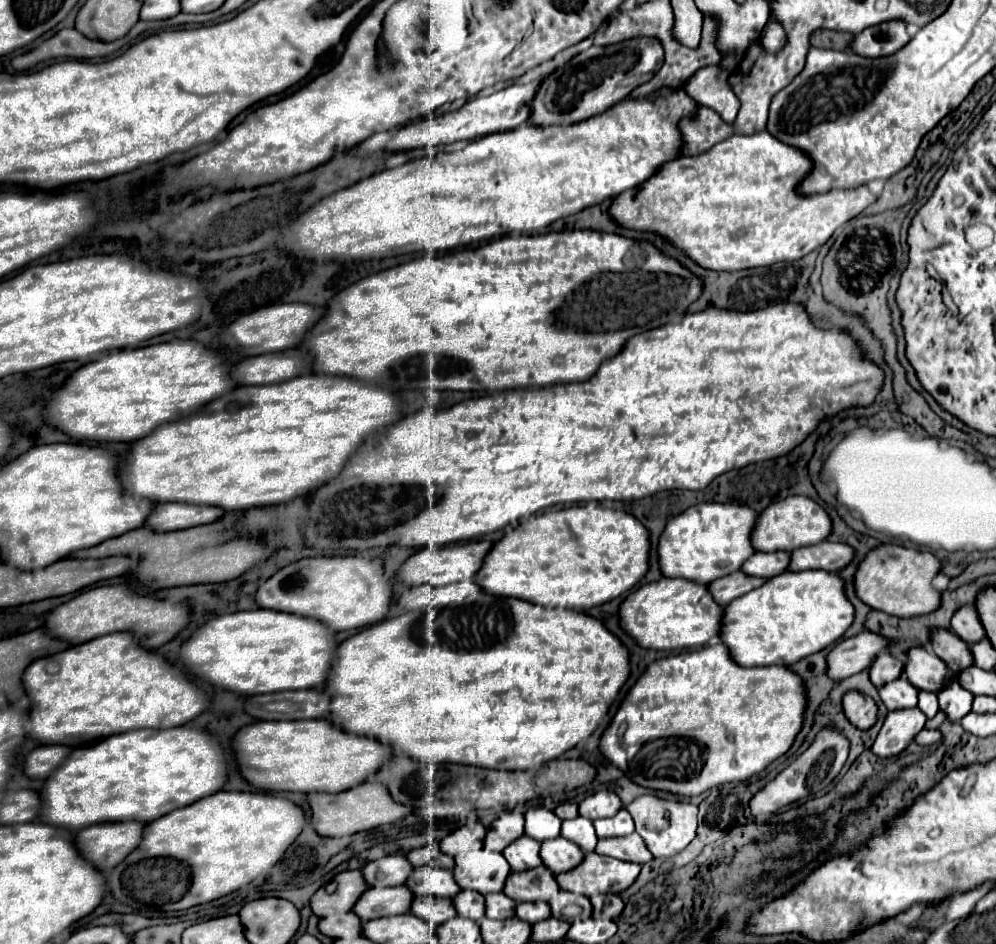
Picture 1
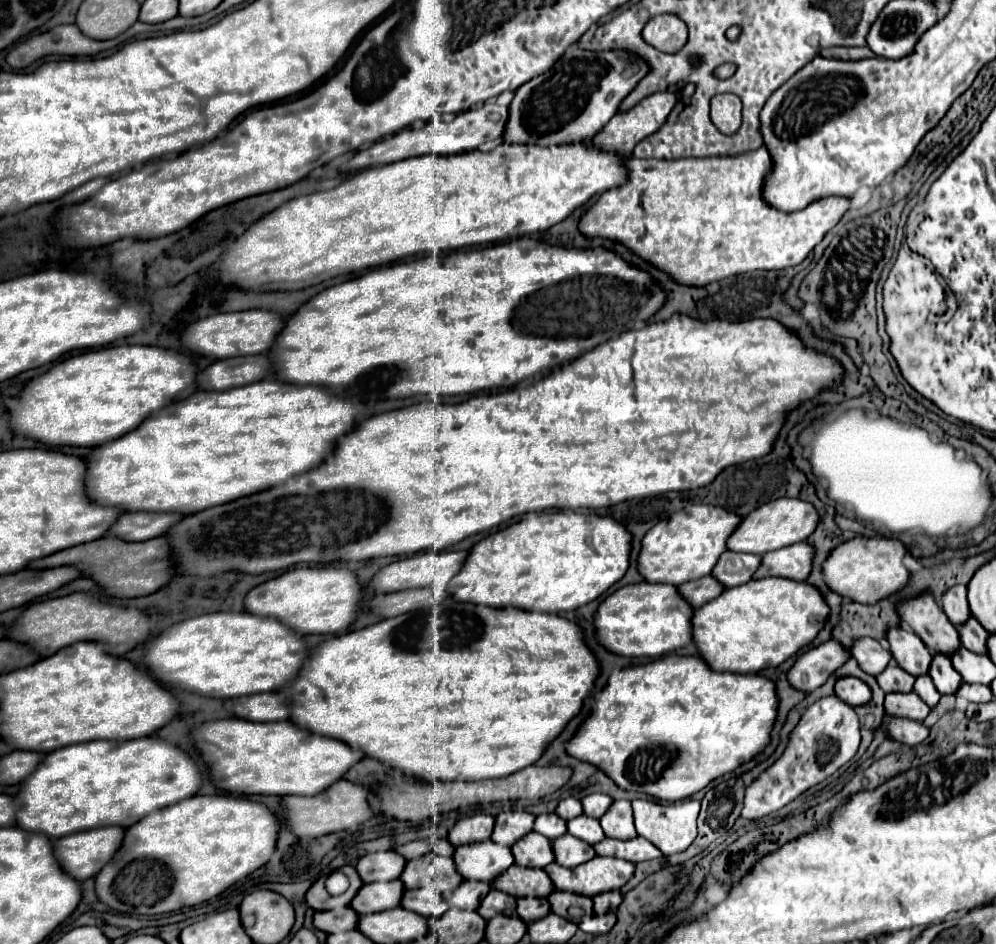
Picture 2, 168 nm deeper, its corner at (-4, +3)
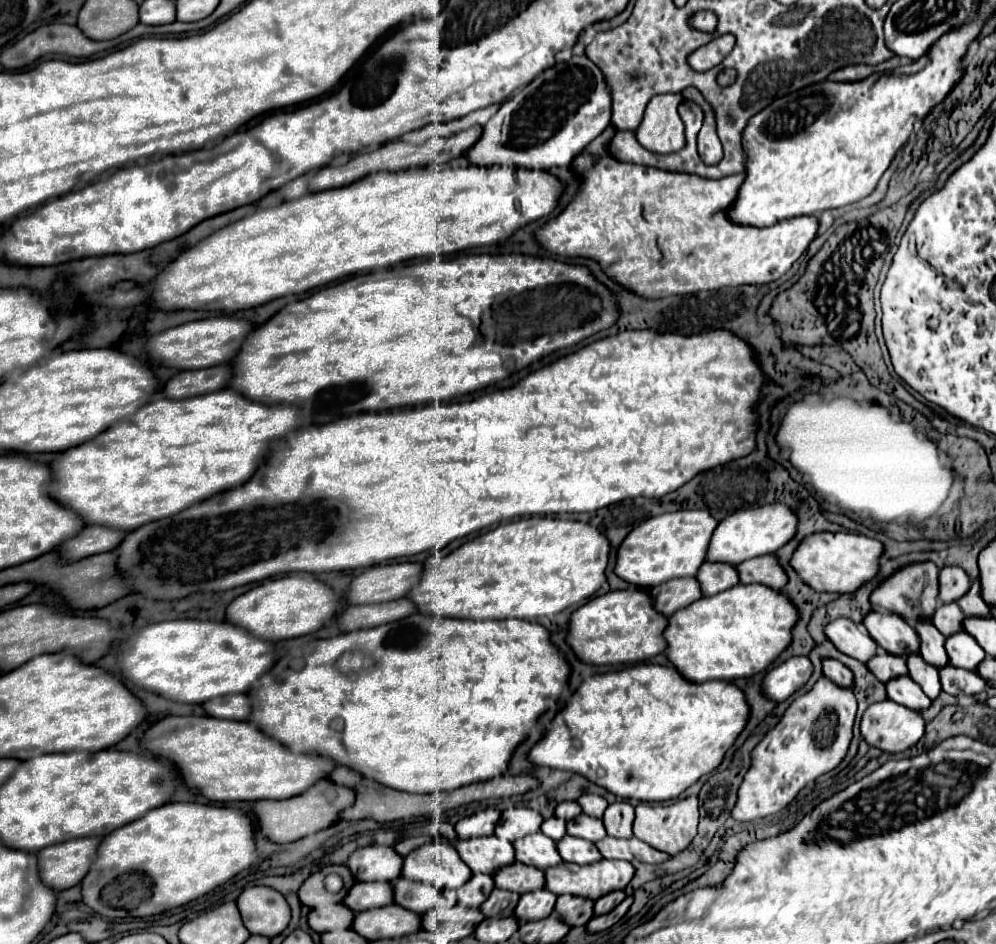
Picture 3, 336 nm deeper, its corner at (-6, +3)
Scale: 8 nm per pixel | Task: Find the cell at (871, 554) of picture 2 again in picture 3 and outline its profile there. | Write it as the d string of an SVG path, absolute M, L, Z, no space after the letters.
M838 531L838 533L812 533L806 535L796 551L792 553L790 565L794 571L816 591L828 591L828 593L852 593L856 591L864 581L876 575L878 571L878 557L882 555L882 543L858 533Z

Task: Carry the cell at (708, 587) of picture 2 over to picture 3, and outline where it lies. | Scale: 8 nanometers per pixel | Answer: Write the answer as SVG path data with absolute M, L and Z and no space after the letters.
M680 577L678 581L666 581L662 585L656 585L654 589L648 589L648 593L654 601L654 607L666 617L674 615L678 609L684 609L702 597L700 585L694 577Z

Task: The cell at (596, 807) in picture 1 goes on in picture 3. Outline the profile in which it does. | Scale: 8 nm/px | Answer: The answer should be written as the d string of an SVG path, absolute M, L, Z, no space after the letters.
M582 795L582 797L578 799L578 803L580 803L582 811L584 811L586 815L590 815L590 817L602 817L604 809L608 807L606 799L600 797L600 795Z

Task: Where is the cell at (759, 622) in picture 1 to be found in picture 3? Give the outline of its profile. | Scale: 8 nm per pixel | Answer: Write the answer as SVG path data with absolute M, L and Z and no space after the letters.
M734 585L728 591L722 591L714 597L702 597L668 617L666 633L666 657L668 661L686 677L688 681L710 681L724 679L732 681L738 677L750 677L764 671L788 645L792 639L792 627L798 621L798 611L786 595L780 591L768 589L766 585Z

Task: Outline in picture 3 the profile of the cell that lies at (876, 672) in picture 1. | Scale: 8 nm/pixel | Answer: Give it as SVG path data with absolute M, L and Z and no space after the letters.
M838 617L838 619L830 621L824 627L824 633L842 653L846 653L862 663L866 663L878 649L874 639L868 635L868 631L860 625L856 625L854 621L850 621L848 617Z

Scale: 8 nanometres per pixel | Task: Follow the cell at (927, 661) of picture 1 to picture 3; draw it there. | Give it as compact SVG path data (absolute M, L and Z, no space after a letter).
M870 611L864 619L864 627L868 629L870 637L888 653L908 655L918 651L918 635L914 627L910 627L902 617L896 613L880 613Z

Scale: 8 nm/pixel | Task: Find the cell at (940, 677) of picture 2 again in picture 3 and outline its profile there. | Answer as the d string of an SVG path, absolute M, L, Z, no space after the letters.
M922 621L922 625L916 625L916 633L920 637L920 649L918 651L924 657L924 661L928 661L936 667L948 665L948 655L944 651L946 637L942 633L938 633L934 623L932 621Z

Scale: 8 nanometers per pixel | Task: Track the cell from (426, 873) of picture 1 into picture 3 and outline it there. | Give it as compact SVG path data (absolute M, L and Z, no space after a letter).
M428 841L404 857L402 877L452 889L464 885L472 873L466 869L466 863L458 857L452 843Z

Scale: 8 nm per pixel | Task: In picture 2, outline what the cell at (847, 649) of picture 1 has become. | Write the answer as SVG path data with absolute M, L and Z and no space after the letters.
M830 639L806 651L788 671L788 679L800 691L814 691L824 685L826 679L836 673L850 657L852 655L848 647Z

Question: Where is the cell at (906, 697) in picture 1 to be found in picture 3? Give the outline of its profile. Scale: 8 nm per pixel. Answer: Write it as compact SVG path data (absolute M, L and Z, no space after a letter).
M878 651L868 663L866 667L882 681L890 681L894 677L900 677L900 675L908 675L908 667L906 667L906 657L898 657L898 655L892 655L892 653L886 653L886 651Z

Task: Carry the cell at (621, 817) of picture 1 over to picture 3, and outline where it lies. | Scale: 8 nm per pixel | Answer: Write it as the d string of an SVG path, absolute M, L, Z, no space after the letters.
M626 801L612 803L608 805L602 821L610 837L629 839L633 836L634 807Z

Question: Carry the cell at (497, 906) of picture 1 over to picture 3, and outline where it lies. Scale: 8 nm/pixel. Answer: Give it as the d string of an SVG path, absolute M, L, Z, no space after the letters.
M494 889L492 895L480 905L480 911L486 917L510 917L510 915L514 915L518 899L520 899L518 893L510 893L510 891L504 891L504 889Z

